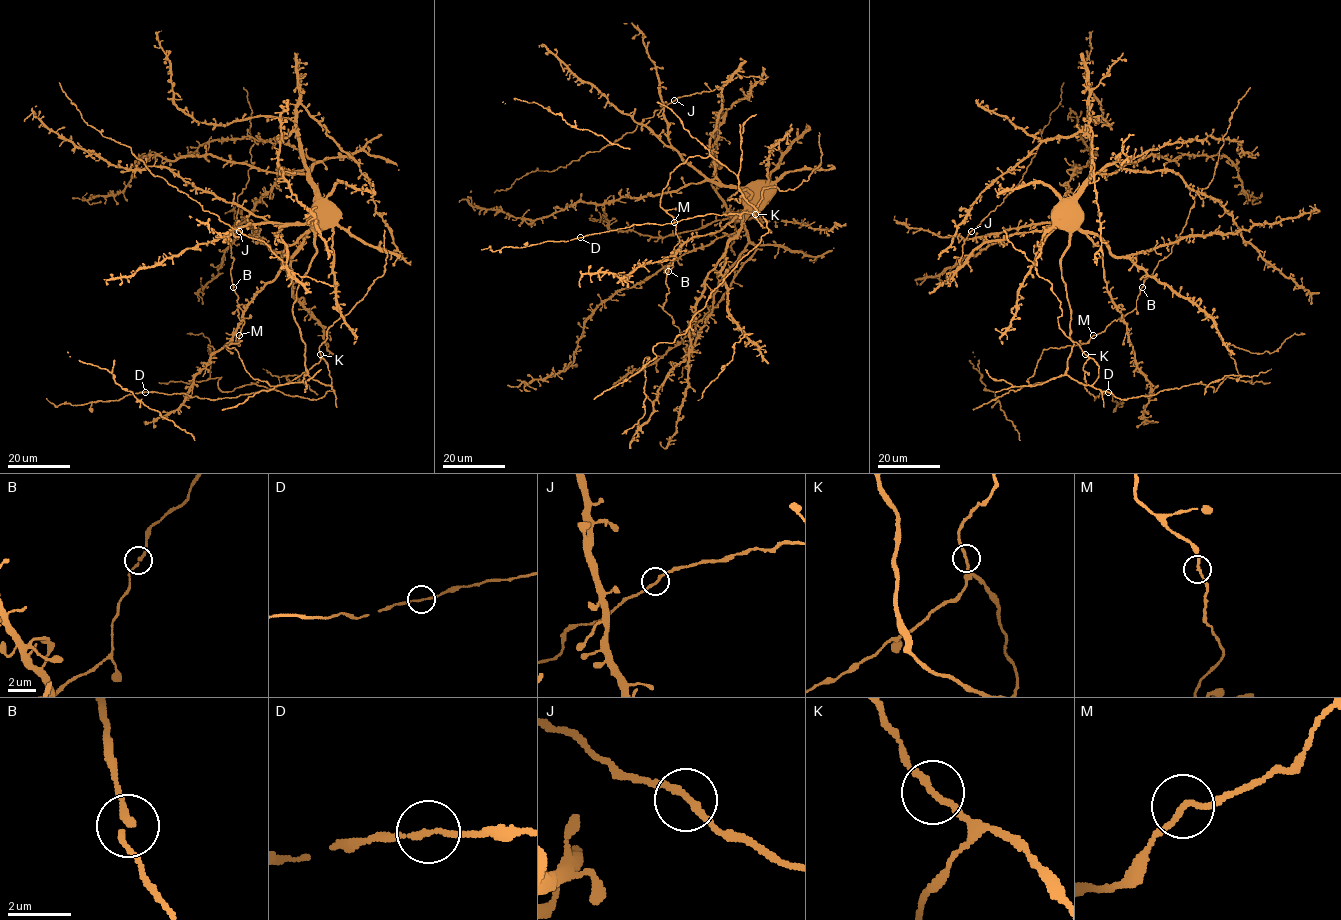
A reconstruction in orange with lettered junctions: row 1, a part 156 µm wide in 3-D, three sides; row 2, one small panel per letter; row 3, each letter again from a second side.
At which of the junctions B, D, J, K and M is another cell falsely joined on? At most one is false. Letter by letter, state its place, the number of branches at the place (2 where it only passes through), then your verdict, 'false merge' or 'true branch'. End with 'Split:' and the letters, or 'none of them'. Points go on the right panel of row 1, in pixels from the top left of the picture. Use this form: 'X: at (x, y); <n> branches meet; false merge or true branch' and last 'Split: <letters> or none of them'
B: at (1142, 287); 2 branches meet; true branch
D: at (1108, 392); 2 branches meet; true branch
J: at (971, 231); 2 branches meet; true branch
K: at (1085, 354); 2 branches meet; true branch
M: at (1093, 335); 2 branches meet; true branch
Split: none of them

